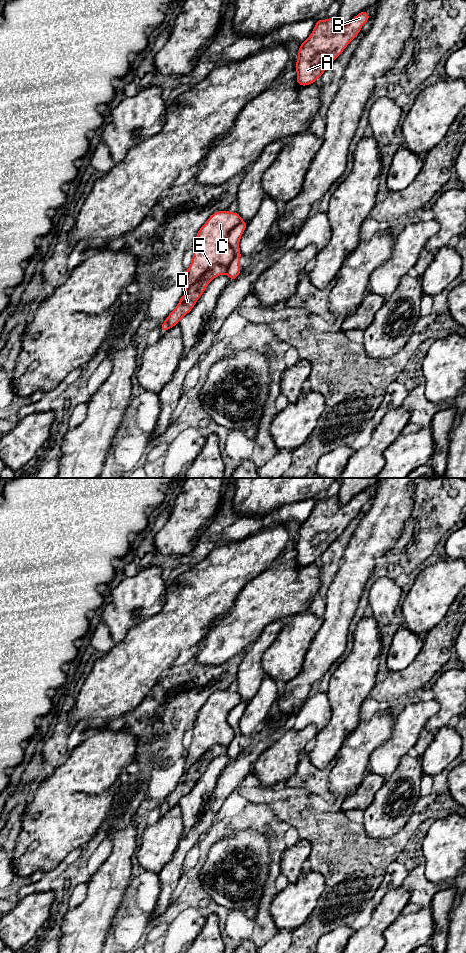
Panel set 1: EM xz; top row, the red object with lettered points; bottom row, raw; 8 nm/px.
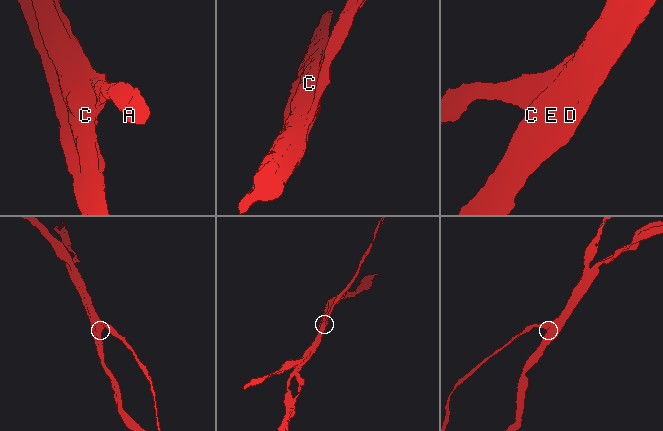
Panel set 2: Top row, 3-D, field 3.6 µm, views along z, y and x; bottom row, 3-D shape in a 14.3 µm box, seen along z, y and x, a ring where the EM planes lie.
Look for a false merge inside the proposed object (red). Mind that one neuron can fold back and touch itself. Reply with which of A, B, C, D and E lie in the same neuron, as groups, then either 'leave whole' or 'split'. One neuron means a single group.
A B / C D E; split

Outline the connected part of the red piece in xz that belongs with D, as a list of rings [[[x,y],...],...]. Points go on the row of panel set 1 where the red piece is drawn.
[[[221,210],[213,213],[198,230],[192,262],[185,272],[186,292],[164,323],[159,325],[163,333],[177,325],[193,309],[214,278],[226,274],[227,266],[234,259],[228,235],[241,221],[238,212]]]

